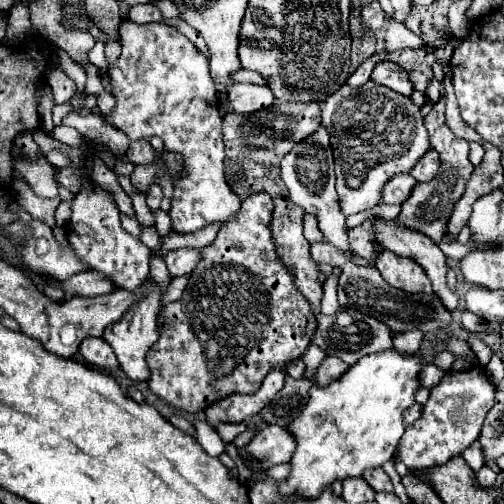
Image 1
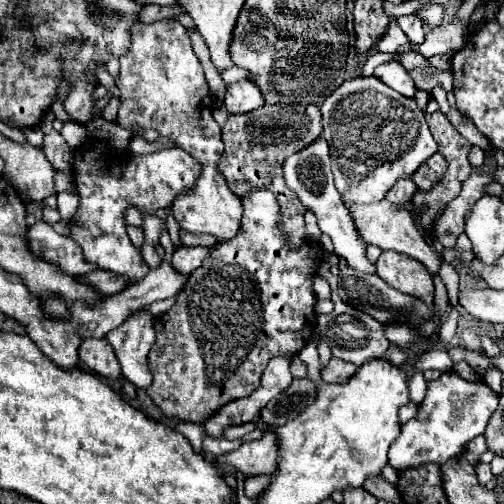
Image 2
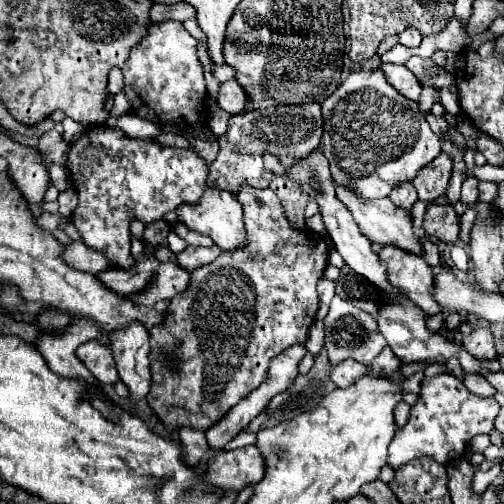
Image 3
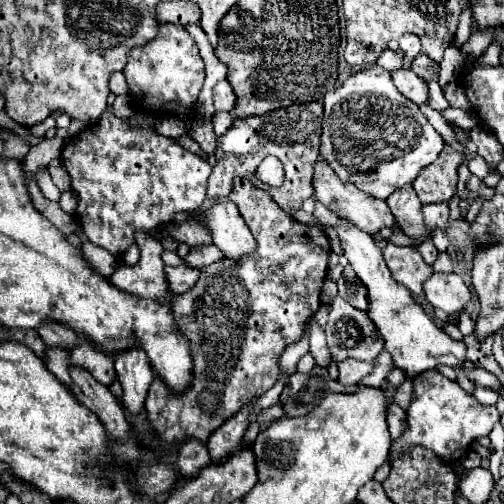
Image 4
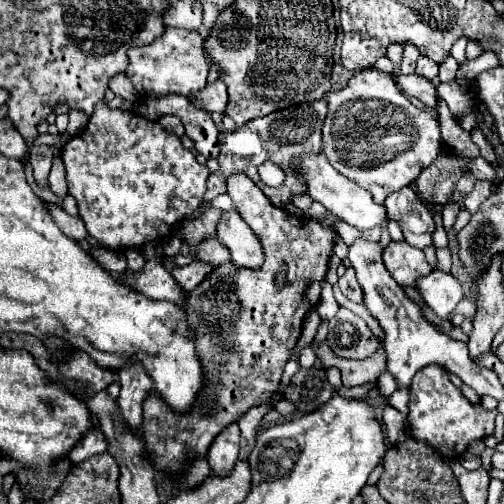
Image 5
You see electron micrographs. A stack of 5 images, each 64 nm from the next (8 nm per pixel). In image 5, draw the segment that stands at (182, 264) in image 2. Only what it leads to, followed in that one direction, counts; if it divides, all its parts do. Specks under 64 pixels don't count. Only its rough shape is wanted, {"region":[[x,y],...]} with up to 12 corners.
{"region":[[216,238],[198,244],[194,260],[206,264],[230,262],[230,254]]}

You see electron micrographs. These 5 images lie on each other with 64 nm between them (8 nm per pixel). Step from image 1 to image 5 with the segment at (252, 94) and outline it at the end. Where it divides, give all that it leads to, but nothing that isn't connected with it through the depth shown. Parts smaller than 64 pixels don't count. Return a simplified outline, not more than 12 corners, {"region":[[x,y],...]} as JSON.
{"region":[[222,80],[192,96],[192,104],[210,112],[224,112],[228,92]]}

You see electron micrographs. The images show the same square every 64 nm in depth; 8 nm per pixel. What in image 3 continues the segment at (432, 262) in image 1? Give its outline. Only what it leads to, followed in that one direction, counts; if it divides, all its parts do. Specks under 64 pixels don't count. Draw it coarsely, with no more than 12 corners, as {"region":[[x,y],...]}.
{"region":[[336,194],[372,244],[424,258],[408,210],[388,198]]}

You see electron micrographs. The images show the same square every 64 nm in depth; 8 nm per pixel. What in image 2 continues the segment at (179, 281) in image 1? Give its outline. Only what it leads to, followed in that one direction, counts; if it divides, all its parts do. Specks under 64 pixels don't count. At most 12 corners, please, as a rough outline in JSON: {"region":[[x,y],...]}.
{"region":[[177,295],[149,305],[153,316],[161,316],[175,304]]}

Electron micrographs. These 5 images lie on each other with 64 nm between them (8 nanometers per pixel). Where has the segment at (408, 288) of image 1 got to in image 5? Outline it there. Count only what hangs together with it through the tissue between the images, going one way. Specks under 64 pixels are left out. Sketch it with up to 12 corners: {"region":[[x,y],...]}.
{"region":[[390,242],[384,264],[400,286],[432,270],[422,250]]}

